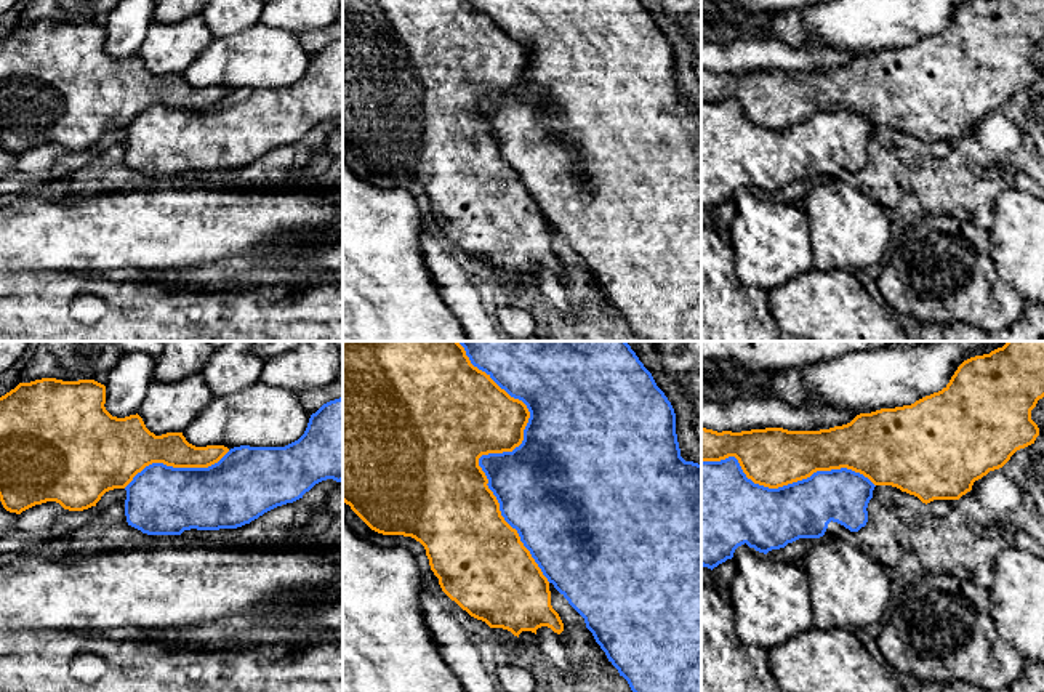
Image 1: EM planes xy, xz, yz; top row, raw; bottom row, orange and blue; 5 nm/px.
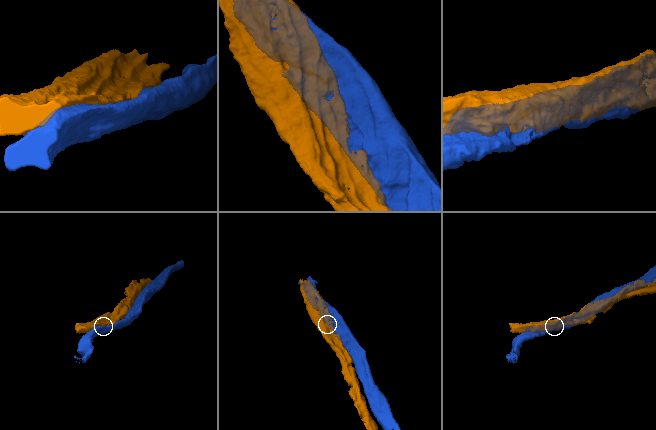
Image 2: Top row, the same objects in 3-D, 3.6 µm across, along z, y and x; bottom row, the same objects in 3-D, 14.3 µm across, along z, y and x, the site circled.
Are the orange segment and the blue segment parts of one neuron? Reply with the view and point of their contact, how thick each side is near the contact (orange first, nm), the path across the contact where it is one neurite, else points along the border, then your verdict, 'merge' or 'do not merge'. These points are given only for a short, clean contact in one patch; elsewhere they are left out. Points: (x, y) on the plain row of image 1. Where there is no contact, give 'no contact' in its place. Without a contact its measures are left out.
meets orange in xz at (485, 95); 500 nm thick on the orange side, 340 nm on the other; do not merge

